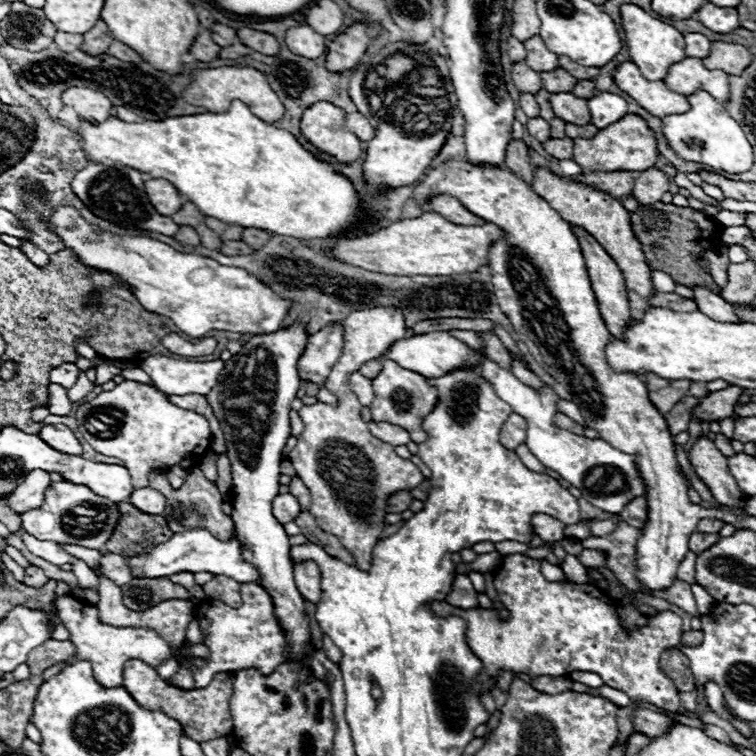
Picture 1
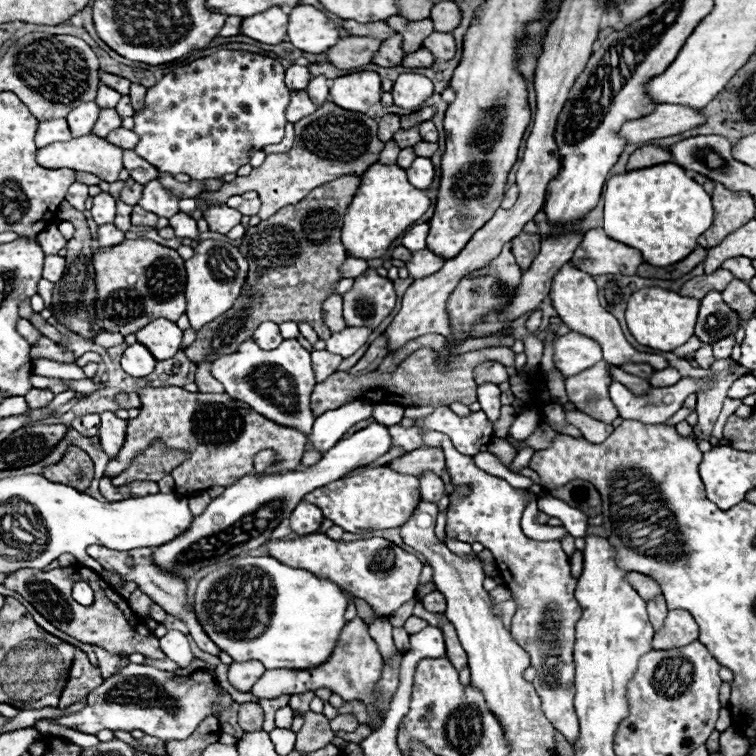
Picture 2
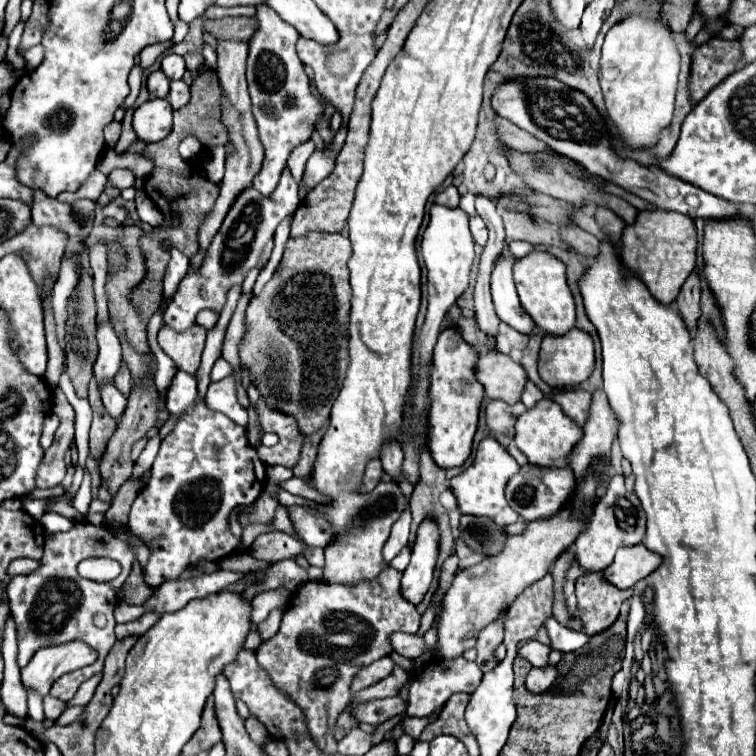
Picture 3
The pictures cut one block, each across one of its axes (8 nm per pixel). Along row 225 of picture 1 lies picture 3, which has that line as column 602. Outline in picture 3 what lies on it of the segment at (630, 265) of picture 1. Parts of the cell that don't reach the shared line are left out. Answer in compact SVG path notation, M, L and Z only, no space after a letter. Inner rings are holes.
M584 570L576 580L578 616L584 624L584 632L590 636L612 626L620 614L622 602L632 596L632 588L620 590L610 586L610 582L604 582L602 576L602 572Z

